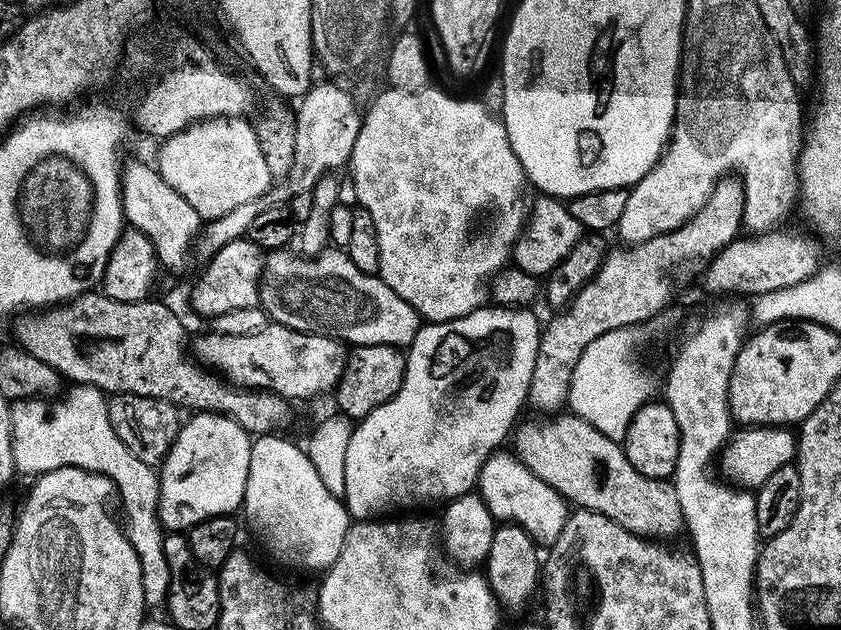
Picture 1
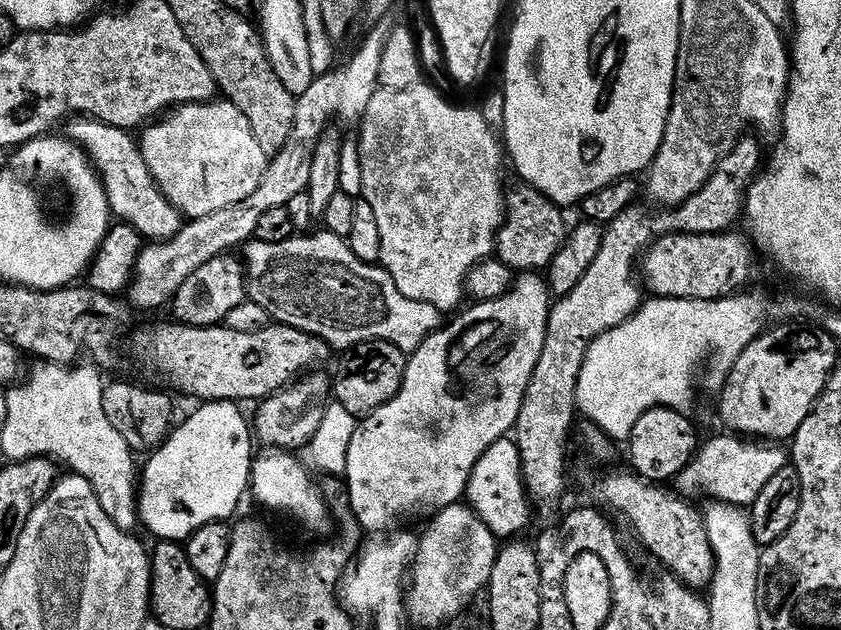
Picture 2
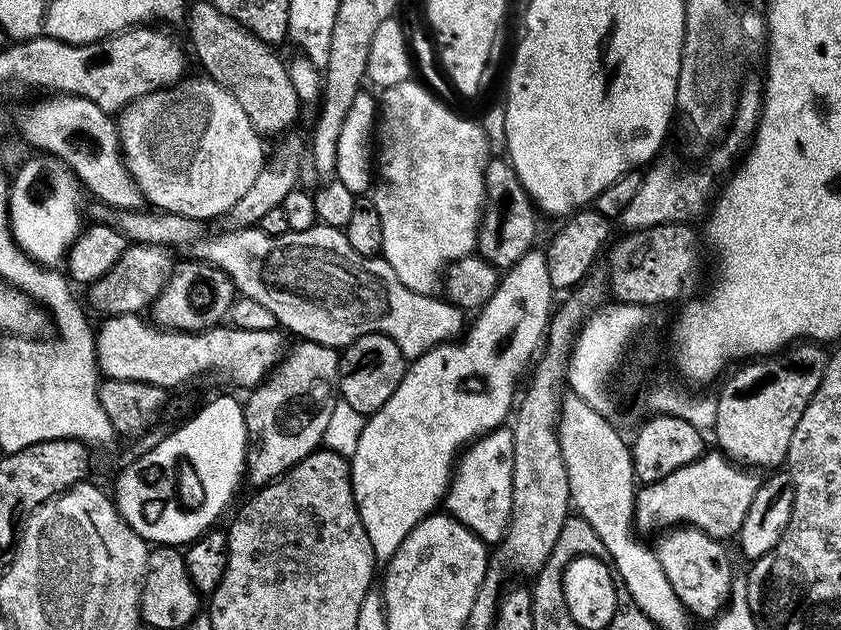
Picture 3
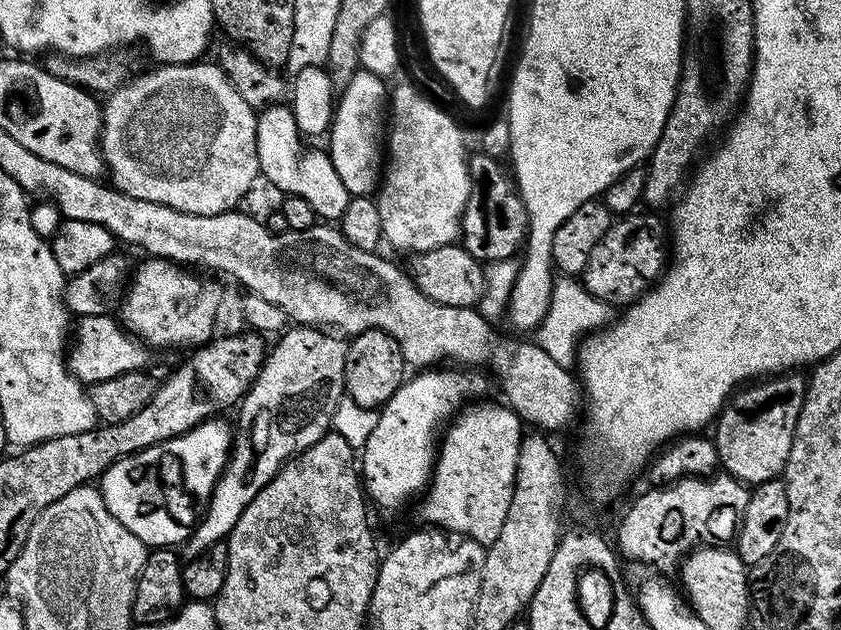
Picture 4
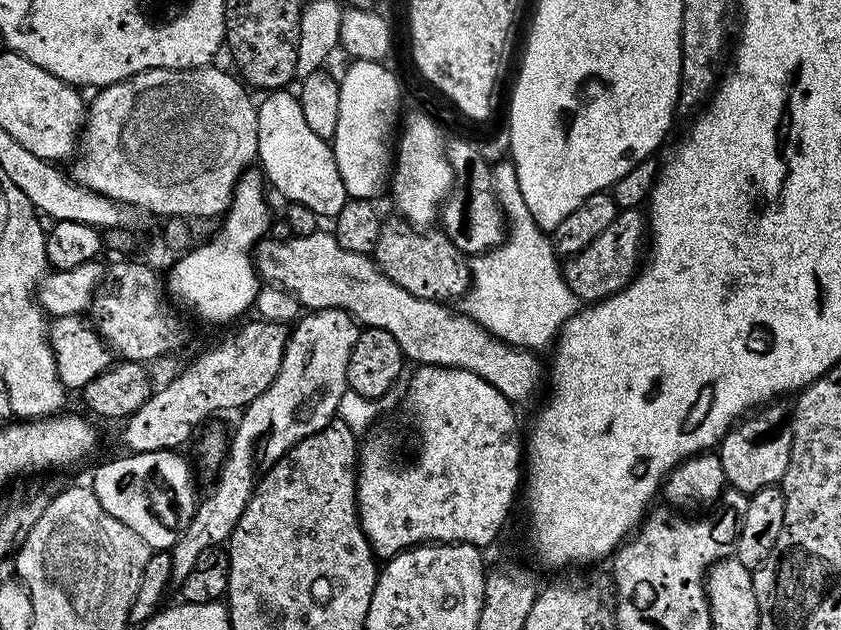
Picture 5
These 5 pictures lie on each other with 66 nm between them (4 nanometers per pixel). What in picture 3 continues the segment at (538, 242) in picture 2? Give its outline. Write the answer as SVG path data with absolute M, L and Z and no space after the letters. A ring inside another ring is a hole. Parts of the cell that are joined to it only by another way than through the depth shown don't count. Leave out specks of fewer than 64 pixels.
M504 158L489 159L484 171L484 210L476 235L478 255L499 270L513 268L523 256L537 247L536 216L538 209L511 163Z

